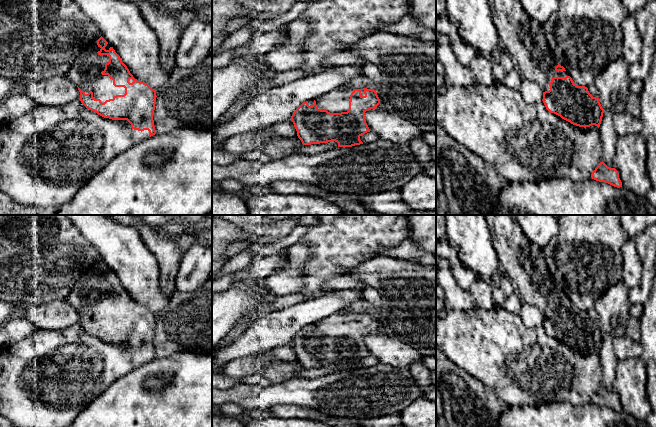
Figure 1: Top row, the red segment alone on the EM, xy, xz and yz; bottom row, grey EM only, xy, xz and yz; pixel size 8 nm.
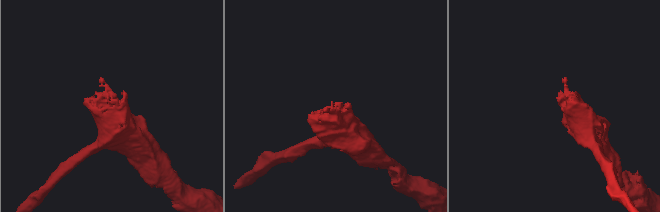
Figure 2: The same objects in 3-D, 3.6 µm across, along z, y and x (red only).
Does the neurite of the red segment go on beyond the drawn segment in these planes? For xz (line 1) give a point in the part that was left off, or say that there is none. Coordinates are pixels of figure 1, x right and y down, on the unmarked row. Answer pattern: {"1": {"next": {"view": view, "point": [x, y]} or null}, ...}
{"1": {"next": {"view": "xz", "point": [336, 325]}}}

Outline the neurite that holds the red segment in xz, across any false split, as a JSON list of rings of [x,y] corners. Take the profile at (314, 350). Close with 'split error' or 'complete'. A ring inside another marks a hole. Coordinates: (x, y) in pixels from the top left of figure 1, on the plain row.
[[[337,312],[324,319],[303,326],[291,340],[297,360],[303,369],[335,365],[338,371],[352,371],[363,368],[360,361],[370,353],[365,336],[377,332],[380,323],[374,313]]] | split error

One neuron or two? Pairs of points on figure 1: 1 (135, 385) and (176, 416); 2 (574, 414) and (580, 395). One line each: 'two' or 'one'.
1: one
2: two

